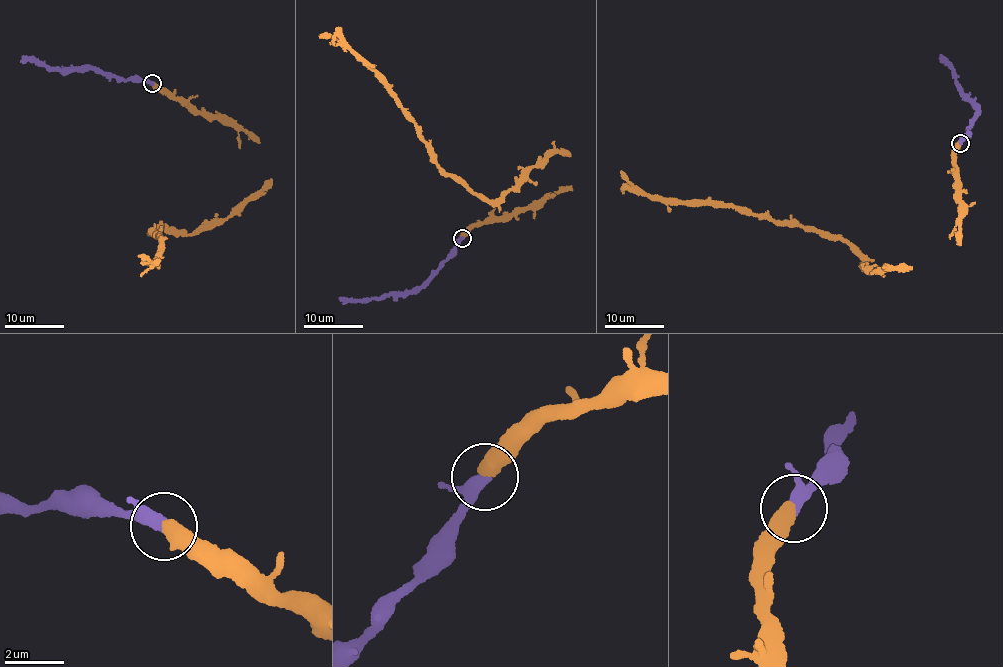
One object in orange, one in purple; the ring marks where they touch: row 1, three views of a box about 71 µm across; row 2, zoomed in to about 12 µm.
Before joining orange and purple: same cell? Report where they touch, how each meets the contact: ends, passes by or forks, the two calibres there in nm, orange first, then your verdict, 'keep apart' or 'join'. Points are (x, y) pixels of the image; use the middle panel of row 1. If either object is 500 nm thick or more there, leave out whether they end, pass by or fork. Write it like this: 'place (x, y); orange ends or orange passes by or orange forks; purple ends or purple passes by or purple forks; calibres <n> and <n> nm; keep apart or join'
place (462, 238); calibres 550 and 320 nm; join

